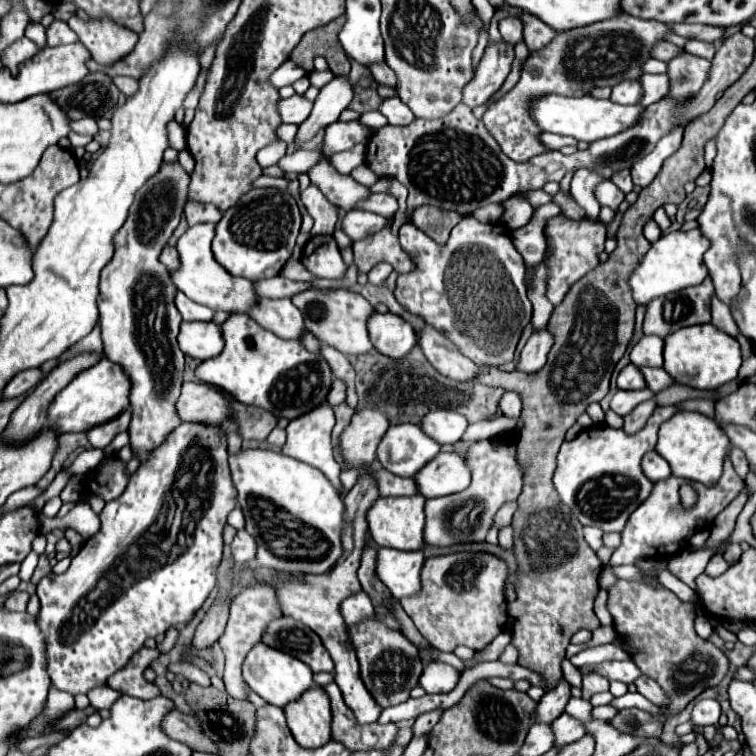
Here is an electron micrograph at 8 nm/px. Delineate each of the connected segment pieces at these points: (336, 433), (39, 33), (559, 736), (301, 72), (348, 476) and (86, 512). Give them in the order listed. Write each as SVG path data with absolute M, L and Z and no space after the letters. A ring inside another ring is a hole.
M344 401L344 403L340 403L340 405L336 405L336 407L334 407L334 413L336 413L336 427L334 427L334 431L332 431L334 457L336 457L336 461L344 467L342 457L340 457L340 453L338 453L338 437L340 437L340 433L344 431L344 427L350 423L350 419L352 419L352 415L354 415L354 409L352 409L352 407L348 407L348 403Z
M30 25L28 29L26 29L26 37L30 39L30 41L34 41L36 45L40 45L40 49L44 49L46 47L46 35L44 35L44 29L40 27L36 27L36 25ZM36 29L36 31L34 31Z
M562 713L554 723L552 723L552 729L556 733L556 745L562 747L562 745L568 745L576 739L582 739L586 735L586 727L582 721L574 719L572 715L568 713Z
M288 59L282 67L278 67L278 69L270 75L270 83L280 89L280 87L284 87L284 85L292 85L294 81L302 79L306 73L308 73L306 69L302 69L300 65L296 65L294 61Z
M352 469L352 471L342 471L340 481L342 481L342 485L350 491L350 489L356 485L356 481L360 479L360 475L362 475L362 473L366 473L366 471L358 471L358 469Z
M78 501L76 507L62 517L64 521L64 529L76 529L84 539L90 539L98 529L100 529L100 519L98 515L90 509L90 505L86 501Z

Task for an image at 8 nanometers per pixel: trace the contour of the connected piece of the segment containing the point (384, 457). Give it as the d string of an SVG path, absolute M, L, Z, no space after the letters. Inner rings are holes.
M390 425L378 445L376 457L384 469L400 477L414 477L436 457L440 445L418 425Z

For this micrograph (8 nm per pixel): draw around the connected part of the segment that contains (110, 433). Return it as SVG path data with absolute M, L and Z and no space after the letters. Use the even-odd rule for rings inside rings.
M126 409L120 417L108 421L108 423L102 423L102 425L96 425L94 429L88 431L88 441L92 443L92 447L106 447L118 433L122 431L128 431L128 425L130 425L130 419L132 419L132 411Z

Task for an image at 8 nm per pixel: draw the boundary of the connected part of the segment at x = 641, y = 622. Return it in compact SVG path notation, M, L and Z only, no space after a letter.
M618 579L618 583L608 591L608 611L622 643L634 649L632 659L636 667L644 675L656 679L656 683L664 687L664 693L668 693L668 709L660 707L660 717L652 717L642 709L622 709L608 723L620 733L634 737L660 737L670 717L678 715L704 689L716 687L726 677L730 661L722 649L696 635L694 603L680 601L666 587L654 589L644 583Z

